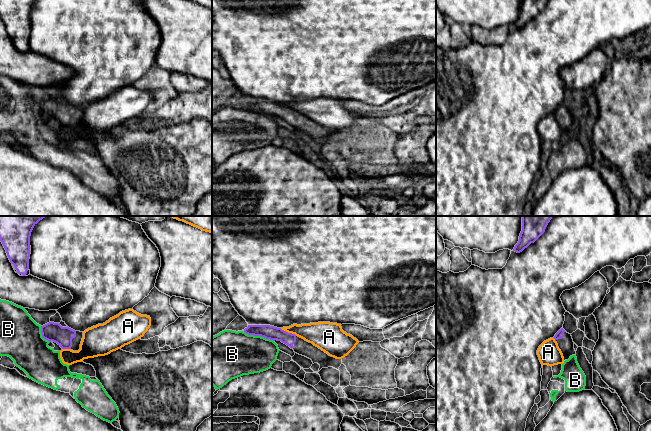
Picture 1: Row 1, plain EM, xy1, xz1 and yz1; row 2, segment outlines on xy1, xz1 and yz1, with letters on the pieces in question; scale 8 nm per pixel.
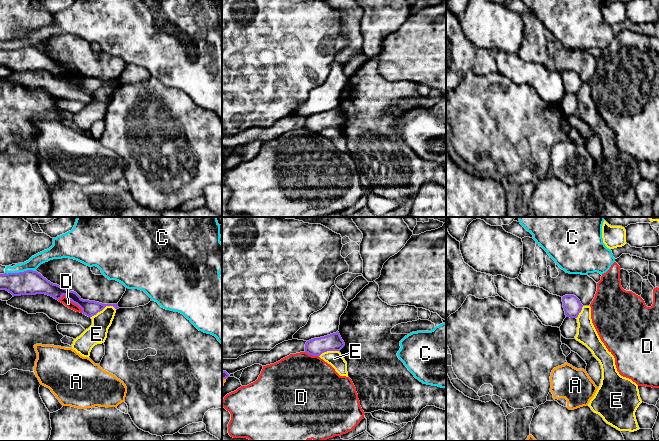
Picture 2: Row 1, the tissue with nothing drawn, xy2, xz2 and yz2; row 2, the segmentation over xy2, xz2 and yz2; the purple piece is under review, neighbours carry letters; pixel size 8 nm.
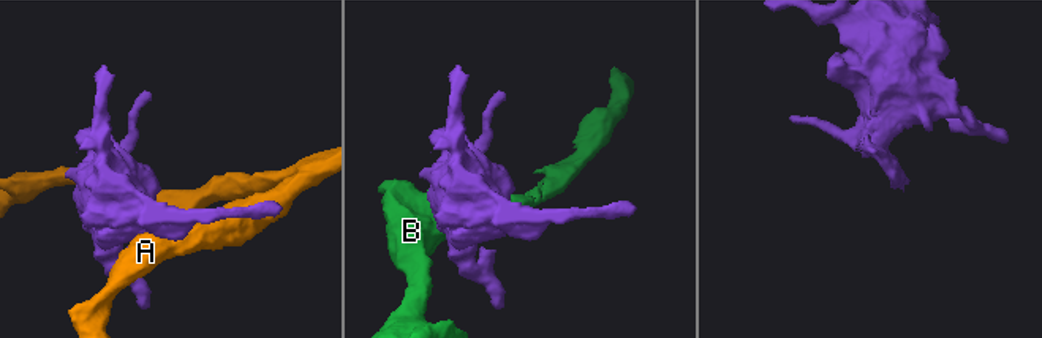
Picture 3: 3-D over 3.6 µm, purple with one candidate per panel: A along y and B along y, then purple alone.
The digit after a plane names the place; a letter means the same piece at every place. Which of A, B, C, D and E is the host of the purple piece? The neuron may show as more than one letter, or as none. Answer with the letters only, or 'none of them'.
none of them

